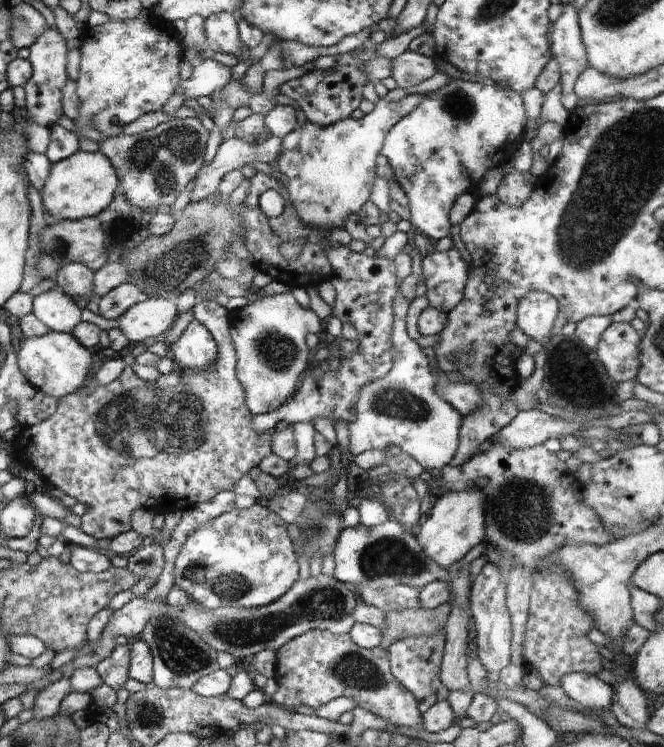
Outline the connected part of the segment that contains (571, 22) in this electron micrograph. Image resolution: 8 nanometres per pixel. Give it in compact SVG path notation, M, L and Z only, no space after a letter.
M573 3L562 5L561 15L549 29L549 40L552 59L558 64L561 75L561 104L570 113L581 104L574 94L574 82L589 66L576 8Z

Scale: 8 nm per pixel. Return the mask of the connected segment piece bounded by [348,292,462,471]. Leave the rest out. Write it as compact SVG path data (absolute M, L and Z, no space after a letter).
M399 292L394 298L392 346L396 349L393 366L386 376L366 384L356 402L356 420L348 424L350 444L355 457L370 448L387 450L390 445L400 446L425 470L445 469L457 452L462 416L452 404L436 394L438 377L430 368L428 358L406 330L406 315L411 302Z

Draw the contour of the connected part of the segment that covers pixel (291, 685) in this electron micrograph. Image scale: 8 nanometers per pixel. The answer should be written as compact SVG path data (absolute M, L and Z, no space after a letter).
M312 630L309 632L306 632L305 634L302 634L301 636L298 636L297 638L294 638L293 640L290 640L287 644L284 644L277 652L276 652L276 672L275 672L275 680L278 684L278 690L276 690L276 694L274 694L272 698L272 702L275 704L278 704L278 706L285 706L286 708L293 708L297 707L299 704L302 704L302 706L309 706L310 708L313 708L315 711L318 707L325 705L327 702L330 702L330 700L338 698L338 697L346 697L346 698L352 698L356 705L368 712L371 712L377 716L381 716L386 722L391 721L394 726L399 728L399 726L405 726L410 727L414 729L422 729L423 728L423 721L422 721L422 713L420 713L420 710L418 710L418 704L416 700L414 699L414 696L410 694L410 692L406 691L406 688L402 687L402 684L394 678L394 676L391 674L390 670L390 664L389 664L389 650L384 650L383 648L377 647L374 649L364 649L356 646L354 642L350 639L350 636L348 633L345 634L333 634L332 632L329 632L328 630Z

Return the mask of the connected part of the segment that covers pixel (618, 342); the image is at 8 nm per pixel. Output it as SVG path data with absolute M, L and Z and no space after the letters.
M613 323L602 332L596 352L613 383L636 379L641 338L641 333L629 323Z

